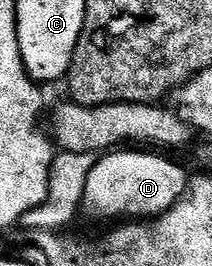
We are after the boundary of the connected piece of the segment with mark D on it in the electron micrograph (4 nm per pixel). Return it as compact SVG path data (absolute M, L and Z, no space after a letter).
M113 151L102 156L91 171L91 179L87 179L84 212L93 217L152 219L168 211L185 194L187 176L175 162L153 153L156 152Z

